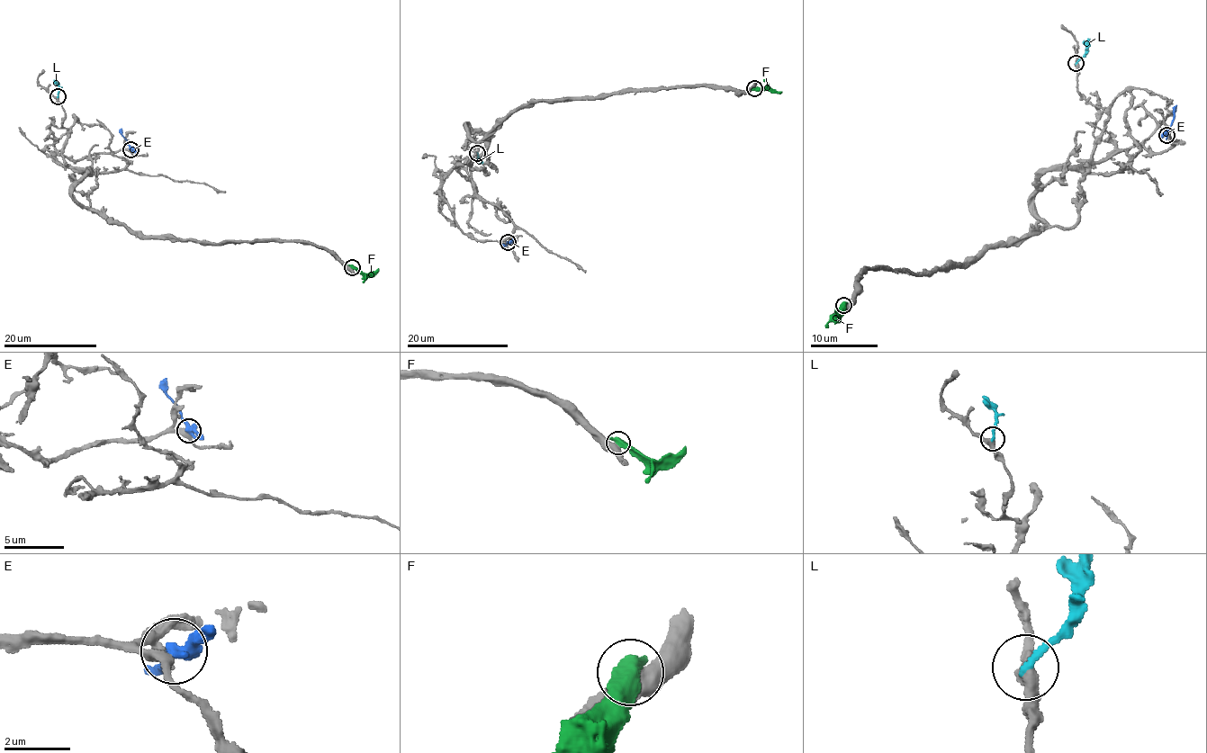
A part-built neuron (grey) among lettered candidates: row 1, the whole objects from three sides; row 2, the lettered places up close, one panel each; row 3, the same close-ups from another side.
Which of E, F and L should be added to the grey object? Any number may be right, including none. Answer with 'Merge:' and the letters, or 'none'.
Merge: L

